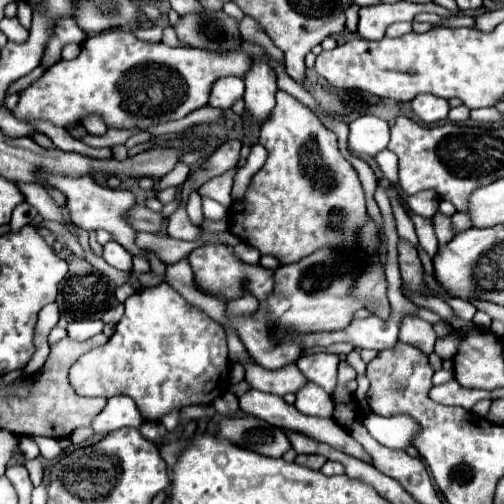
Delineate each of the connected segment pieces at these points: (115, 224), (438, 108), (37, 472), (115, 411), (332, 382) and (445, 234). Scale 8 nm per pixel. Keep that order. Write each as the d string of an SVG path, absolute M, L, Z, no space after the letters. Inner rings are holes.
M54 176L54 178L46 178L44 186L52 186L58 188L60 192L64 192L64 196L68 198L68 210L72 216L72 222L84 230L108 230L110 234L114 234L114 240L120 242L122 246L126 246L126 250L130 250L132 256L146 256L148 250L142 250L134 244L136 232L134 228L130 228L130 224L122 218L126 210L130 210L134 206L134 194L128 190L112 190L112 188L104 188L100 184L94 182L92 176L82 176L82 178L64 178L64 176Z
M422 94L422 96L414 98L410 104L412 104L414 114L424 124L434 124L434 122L440 122L440 120L446 120L448 110L450 110L448 100L434 98L434 96L428 96L428 94Z
M34 458L34 460L28 460L26 462L26 468L30 472L30 478L32 478L32 484L38 486L42 482L42 476L44 476L44 468L42 468L42 458Z
M114 396L108 400L106 408L92 420L92 430L96 434L110 434L124 426L138 428L144 422L136 402L128 396Z
M316 352L310 356L302 356L298 360L300 372L310 380L322 386L328 394L334 394L336 388L336 368L338 368L340 356L330 352Z
M434 214L434 218L432 220L436 220L436 236L438 236L438 240L440 240L440 244L446 244L446 242L450 242L452 238L454 238L454 226L452 226L452 220L450 220L450 216L444 216L444 214Z

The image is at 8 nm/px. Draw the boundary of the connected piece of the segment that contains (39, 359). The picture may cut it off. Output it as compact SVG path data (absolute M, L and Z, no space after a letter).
M52 302L52 304L46 304L40 314L38 314L38 324L36 324L36 336L34 336L34 346L36 346L36 352L32 356L32 360L26 364L26 370L24 370L21 378L26 378L30 374L34 374L44 362L46 362L46 354L50 350L48 346L48 334L50 330L58 324L60 320L60 312L58 312L58 306Z

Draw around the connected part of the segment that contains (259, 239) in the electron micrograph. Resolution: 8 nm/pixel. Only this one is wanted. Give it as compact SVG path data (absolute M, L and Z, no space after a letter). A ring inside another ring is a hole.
M280 90L280 92L276 94L276 108L272 110L270 118L262 124L262 130L260 130L260 144L268 150L268 160L266 160L266 164L262 166L262 170L260 170L258 174L254 174L254 178L252 178L252 182L250 182L250 188L248 188L244 200L242 200L242 206L232 206L232 208L230 208L230 218L228 218L230 230L232 230L242 242L246 242L246 244L258 248L260 254L270 254L270 256L278 258L280 264L298 262L298 260L302 260L304 256L312 254L314 250L318 250L318 248L322 248L322 246L348 246L348 244L352 244L352 242L356 240L356 236L358 236L358 230L360 230L362 222L366 222L366 216L368 216L368 214L366 214L364 190L362 190L362 184L360 184L360 180L358 180L358 172L356 172L356 170L352 168L352 164L340 154L338 142L336 142L336 134L334 134L332 130L324 128L322 122L314 116L314 112L312 112L310 108L306 108L306 106L300 104L294 96L290 96L290 94L286 94L286 92Z

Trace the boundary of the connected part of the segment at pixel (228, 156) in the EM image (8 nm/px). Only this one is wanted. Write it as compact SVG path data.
M230 140L230 142L224 142L206 162L200 164L198 170L194 170L188 180L184 182L182 186L181 202L180 206L186 207L188 197L194 190L198 190L204 182L208 182L210 178L214 176L220 176L228 170L234 170L238 168L238 160L240 160L240 148L242 148L242 142L240 140Z

